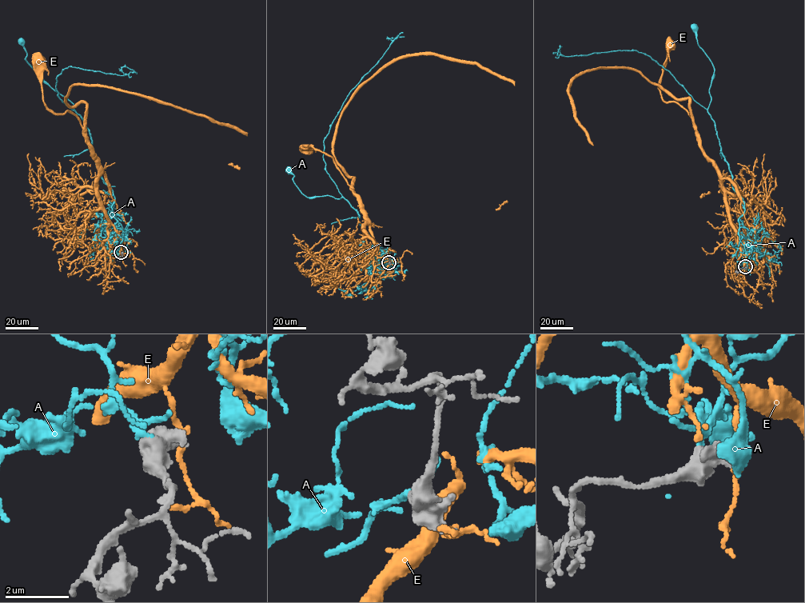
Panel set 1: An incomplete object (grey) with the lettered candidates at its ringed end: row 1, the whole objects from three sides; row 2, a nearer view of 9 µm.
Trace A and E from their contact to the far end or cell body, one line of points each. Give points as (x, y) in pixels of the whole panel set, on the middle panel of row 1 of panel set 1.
A: (388, 262), (377, 266), (374, 258), (384, 249), (364, 230), (356, 210), (344, 197), (305, 196), (288, 169)
E: (390, 265), (391, 258), (379, 249), (364, 229), (364, 207), (333, 159), (310, 145), (304, 149)

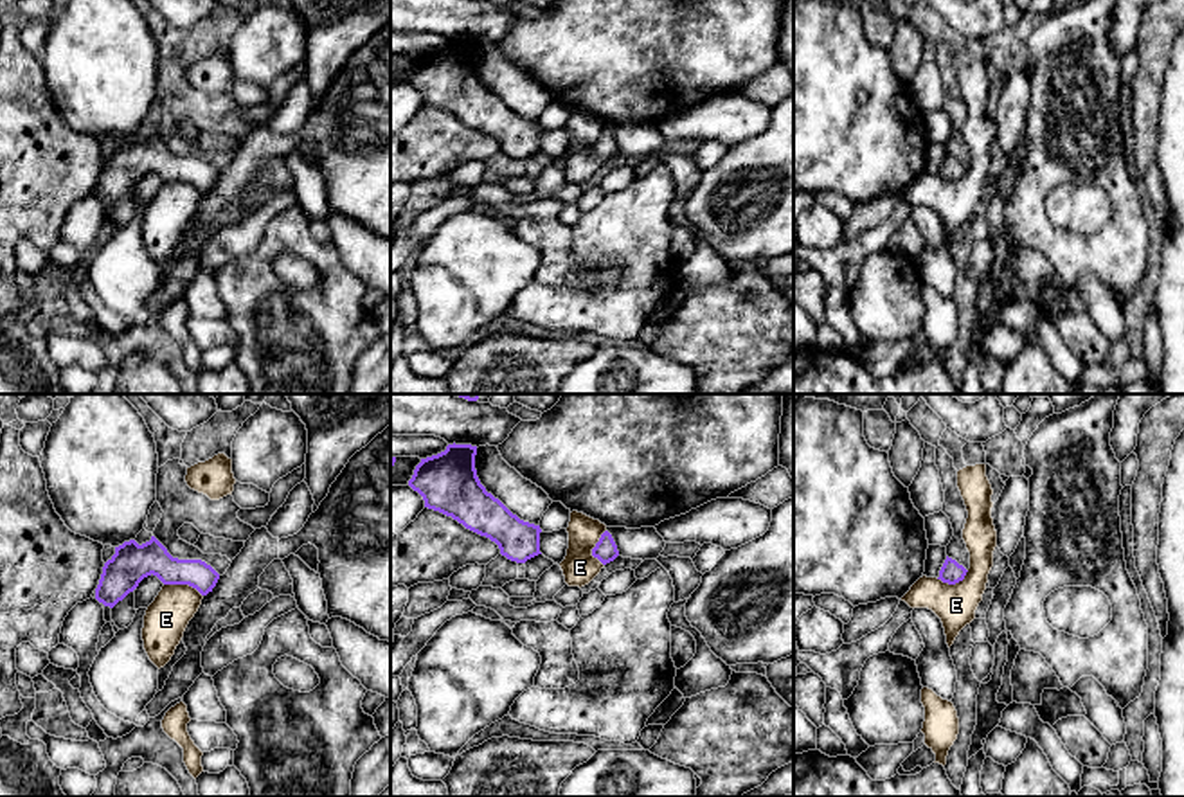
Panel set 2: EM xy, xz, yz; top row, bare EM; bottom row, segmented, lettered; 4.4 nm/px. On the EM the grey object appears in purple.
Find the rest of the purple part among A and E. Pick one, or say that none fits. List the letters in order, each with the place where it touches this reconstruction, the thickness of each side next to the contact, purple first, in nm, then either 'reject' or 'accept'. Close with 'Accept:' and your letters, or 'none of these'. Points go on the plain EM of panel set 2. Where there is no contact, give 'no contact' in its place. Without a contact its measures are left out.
A: no contact | accept
E: xy (184, 180) | 170/190 nm | reject
Accept: A

